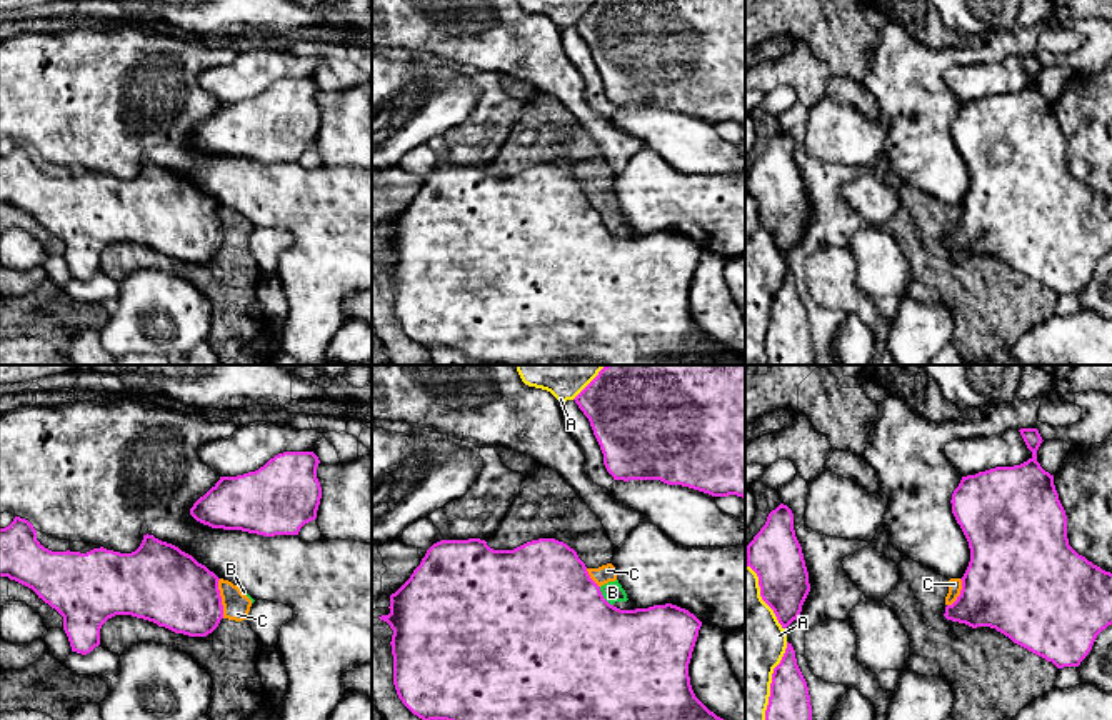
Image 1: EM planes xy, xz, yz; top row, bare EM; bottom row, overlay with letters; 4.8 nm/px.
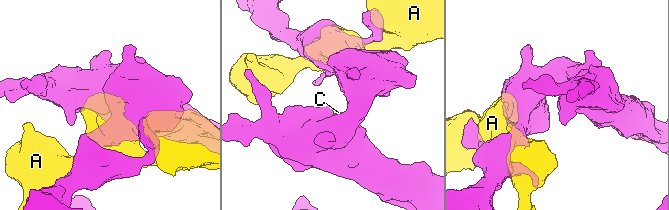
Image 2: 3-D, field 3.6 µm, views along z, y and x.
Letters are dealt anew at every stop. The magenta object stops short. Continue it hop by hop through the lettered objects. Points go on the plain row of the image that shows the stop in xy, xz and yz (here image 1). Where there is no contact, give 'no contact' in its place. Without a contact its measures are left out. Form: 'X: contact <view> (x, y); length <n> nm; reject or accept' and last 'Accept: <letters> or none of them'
A: contact yz (771, 317); length 480 nm; reject
B: contact xz (602, 224); length 120 nm; reject
C: contact xy (220, 225); length 190 nm; reject
Accept: none of them

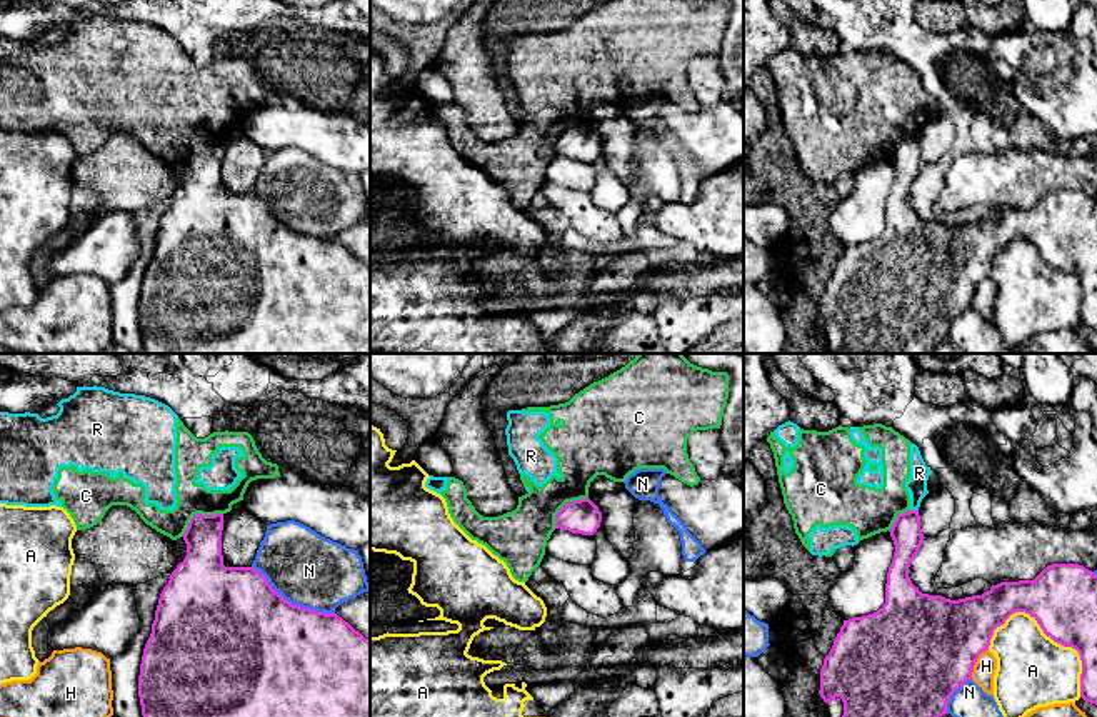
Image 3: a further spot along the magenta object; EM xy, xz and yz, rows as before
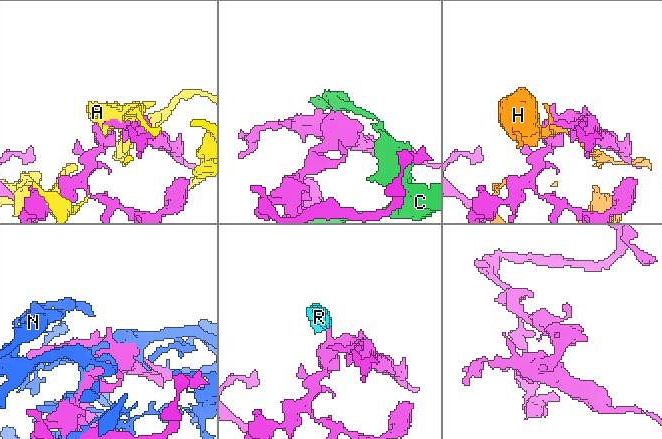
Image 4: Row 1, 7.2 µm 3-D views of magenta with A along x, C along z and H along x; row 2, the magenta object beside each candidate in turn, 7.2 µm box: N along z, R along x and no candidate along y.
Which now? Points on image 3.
A: contact yz (1056, 267); length 550 nm; reject
C: contact xy (197, 140); length 240 nm; reject
H: contact yz (976, 287); length 170 nm; reject
N: contact xy (292, 230); length 460 nm; reject
R: contact yz (914, 137); length 40 nm; reject
Accept: none of them

